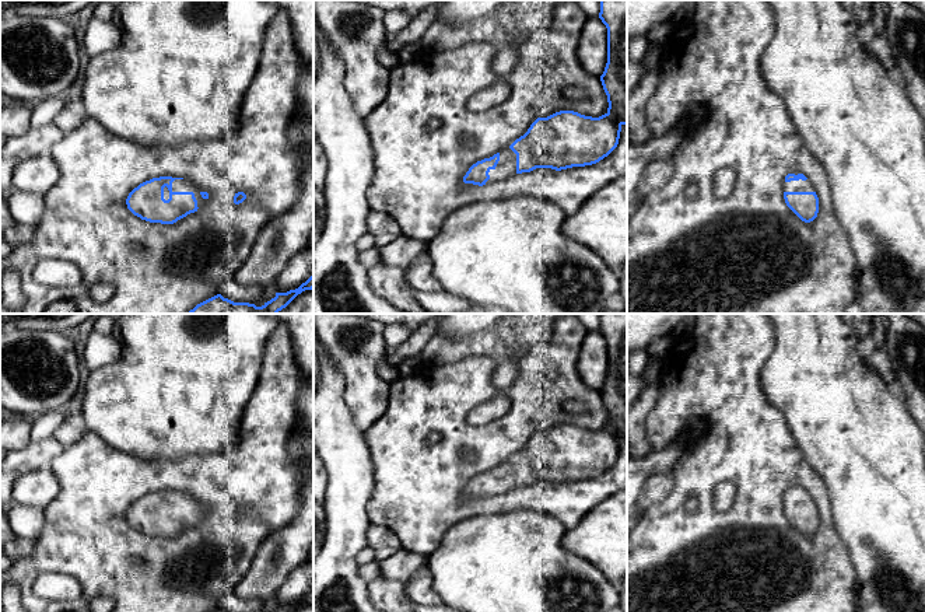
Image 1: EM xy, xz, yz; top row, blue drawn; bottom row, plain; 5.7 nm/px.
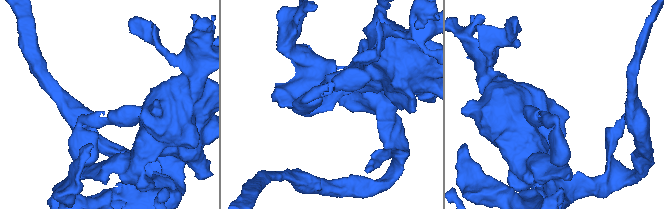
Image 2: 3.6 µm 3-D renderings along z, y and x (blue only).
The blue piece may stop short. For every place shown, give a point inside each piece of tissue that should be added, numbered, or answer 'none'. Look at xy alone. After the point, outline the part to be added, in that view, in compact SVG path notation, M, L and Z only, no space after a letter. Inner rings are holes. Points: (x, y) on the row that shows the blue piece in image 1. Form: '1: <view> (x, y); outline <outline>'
1: xy (178, 185); outline M175 179L172 182L172 192L193 192L197 200L197 207L200 209L204 199L200 195L200 189L195 185L192 179Z

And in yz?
1: yz (808, 185); outline M810 179L806 181L791 181L782 183L782 190L784 192L816 192L814 190L814 183Z

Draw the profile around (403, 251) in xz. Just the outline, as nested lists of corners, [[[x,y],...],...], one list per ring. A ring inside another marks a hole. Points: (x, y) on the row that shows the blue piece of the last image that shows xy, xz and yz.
[[[400,235],[390,244],[378,248],[381,263],[389,267],[407,269],[420,255],[428,253],[428,241]]]

